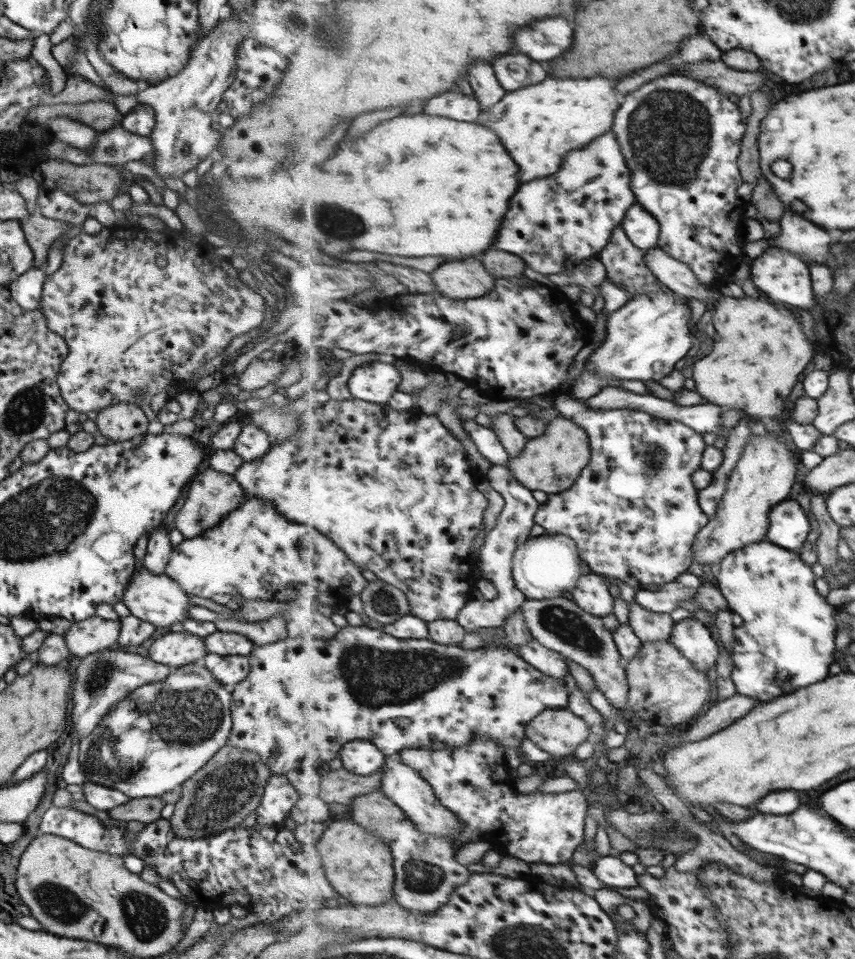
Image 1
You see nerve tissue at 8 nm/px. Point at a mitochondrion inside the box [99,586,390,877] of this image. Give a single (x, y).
(228, 787)

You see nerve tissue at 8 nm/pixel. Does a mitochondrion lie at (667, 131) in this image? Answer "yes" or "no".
yes

